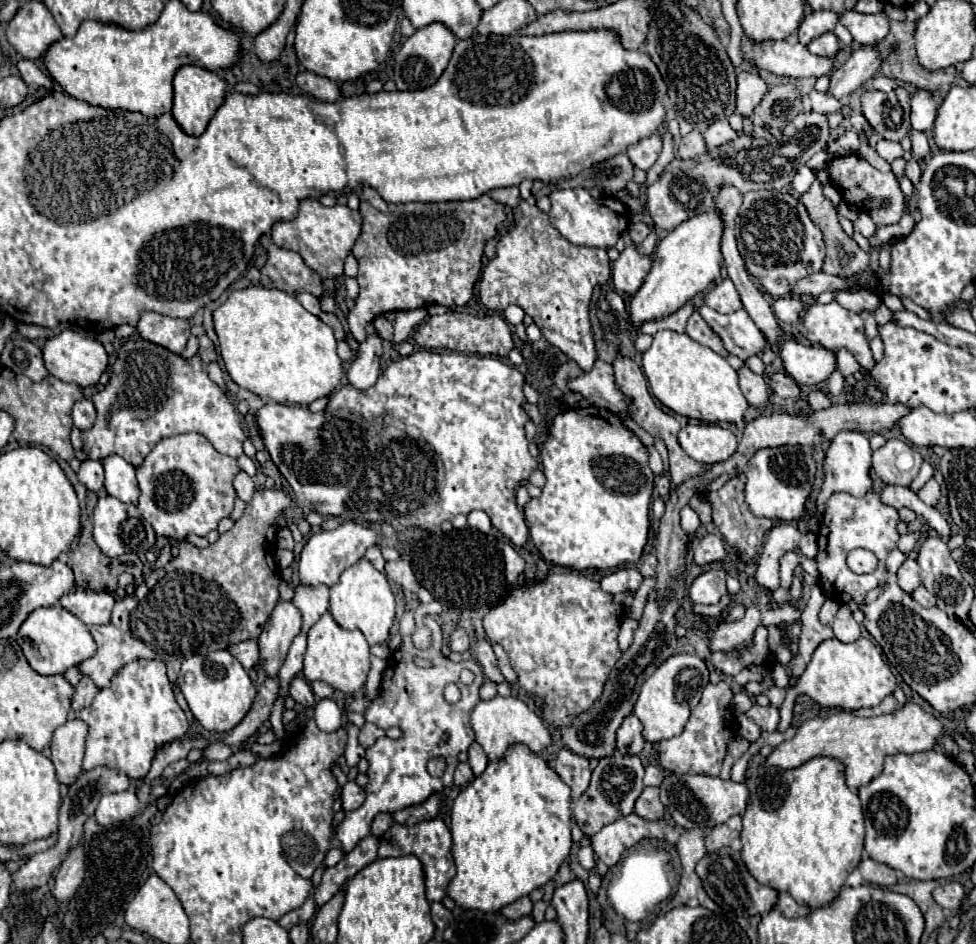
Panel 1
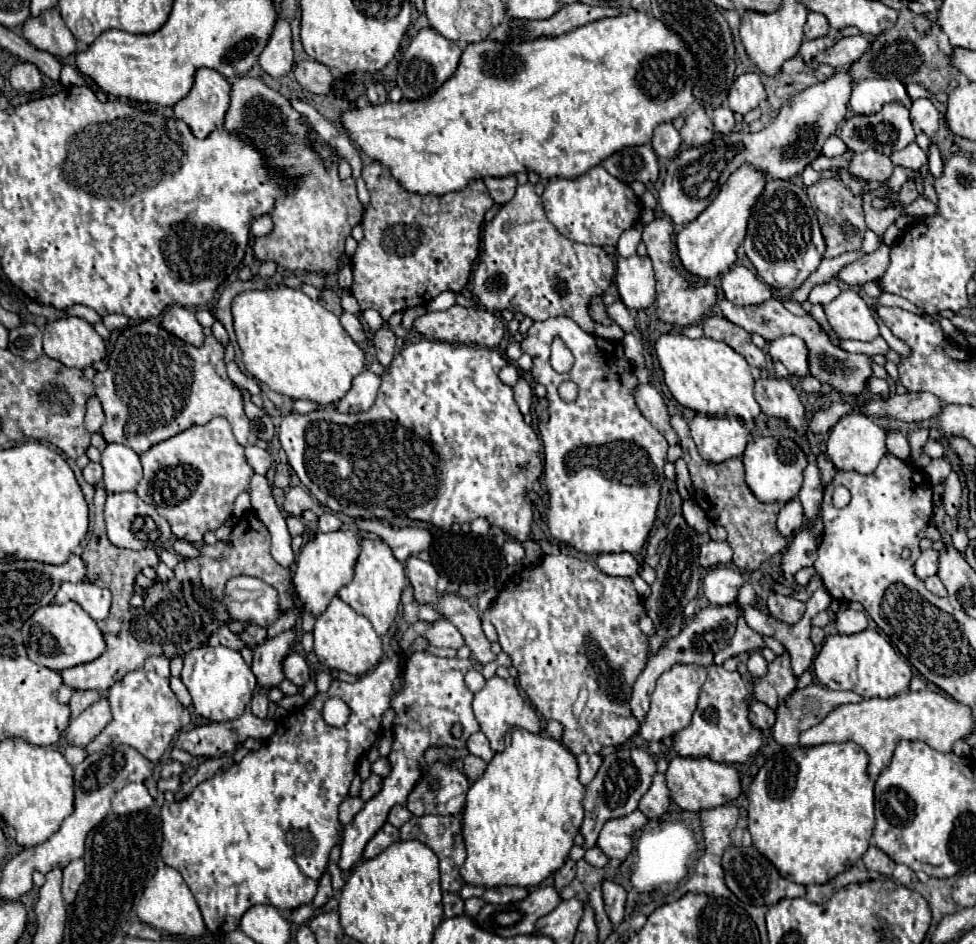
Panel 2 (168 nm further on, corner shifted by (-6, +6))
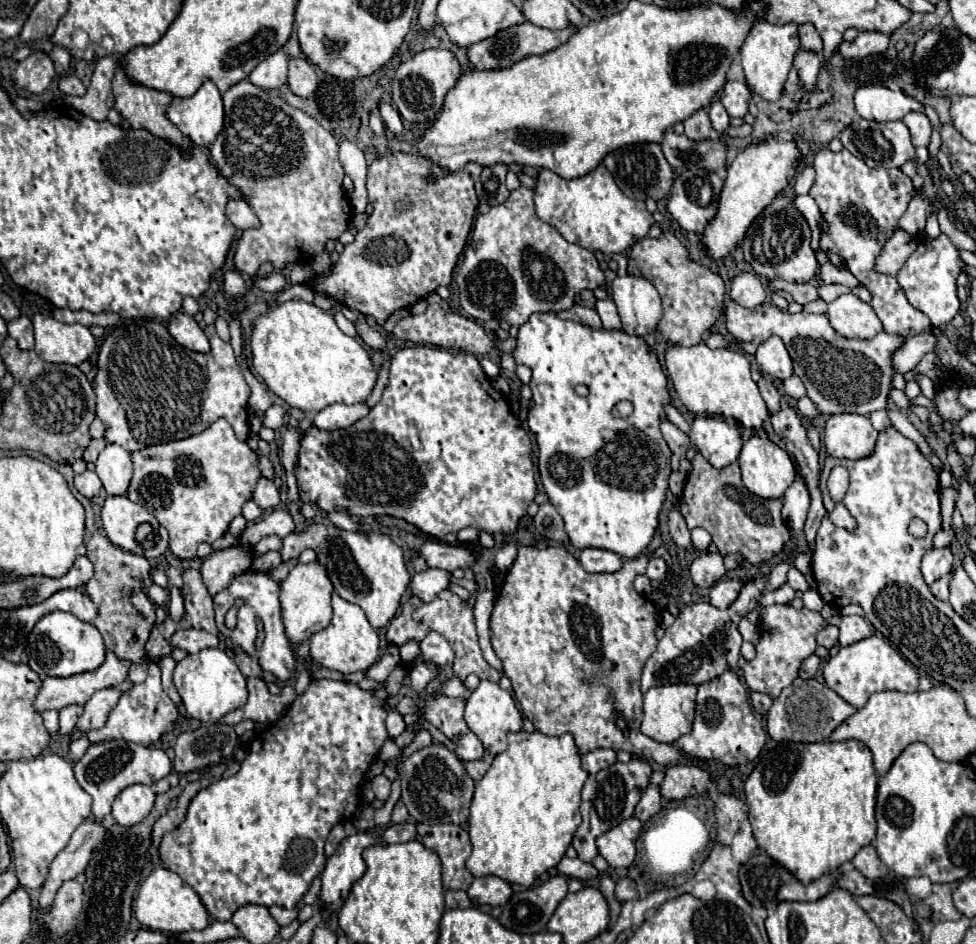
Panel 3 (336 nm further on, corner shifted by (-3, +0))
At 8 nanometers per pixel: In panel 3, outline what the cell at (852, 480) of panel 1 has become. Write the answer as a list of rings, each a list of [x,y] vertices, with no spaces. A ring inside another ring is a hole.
[[[833,414],[825,424],[827,454],[837,458],[857,460],[869,456],[877,442],[877,430],[867,416],[861,414]]]

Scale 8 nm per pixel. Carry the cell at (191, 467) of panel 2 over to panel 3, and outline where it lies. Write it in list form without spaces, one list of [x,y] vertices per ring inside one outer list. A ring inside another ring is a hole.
[[[223,418],[213,422],[201,434],[137,450],[131,454],[131,460],[133,460],[135,472],[125,496],[149,508],[149,512],[155,514],[159,524],[165,526],[169,532],[171,552],[181,560],[195,558],[197,546],[201,542],[213,544],[217,538],[221,538],[227,532],[231,520],[241,514],[241,506],[251,498],[253,488],[257,486],[257,480],[261,478],[257,454],[247,446],[247,442],[241,442],[235,438],[231,424]]]

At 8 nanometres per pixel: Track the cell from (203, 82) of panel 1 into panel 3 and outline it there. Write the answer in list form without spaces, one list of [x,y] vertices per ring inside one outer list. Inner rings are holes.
[[[207,80],[193,96],[173,98],[165,114],[193,144],[207,148],[223,128],[221,92]]]

